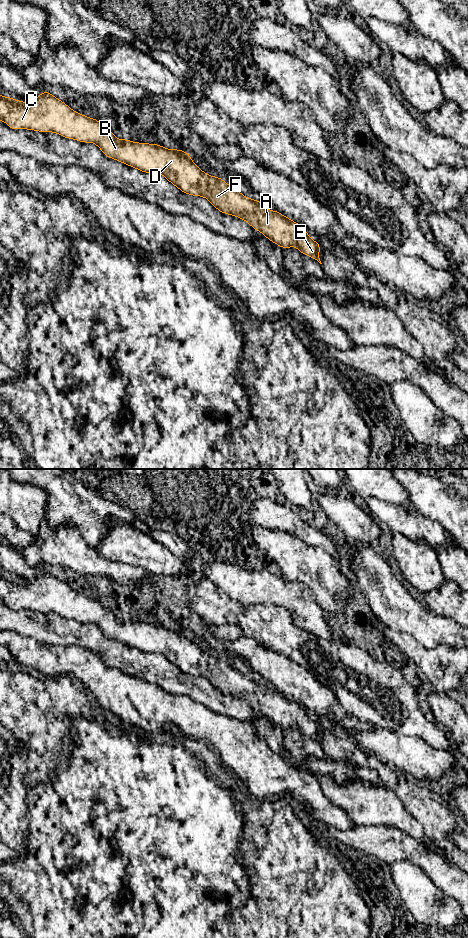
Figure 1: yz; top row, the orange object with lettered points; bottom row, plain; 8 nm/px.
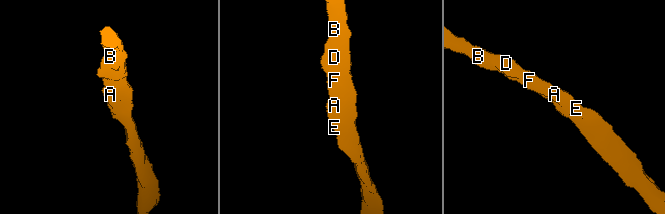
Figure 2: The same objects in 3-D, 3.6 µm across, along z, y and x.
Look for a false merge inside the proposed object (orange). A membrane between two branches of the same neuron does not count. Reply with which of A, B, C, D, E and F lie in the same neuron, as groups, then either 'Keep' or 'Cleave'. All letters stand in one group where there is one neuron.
Groups: A B C D E F. Keep

